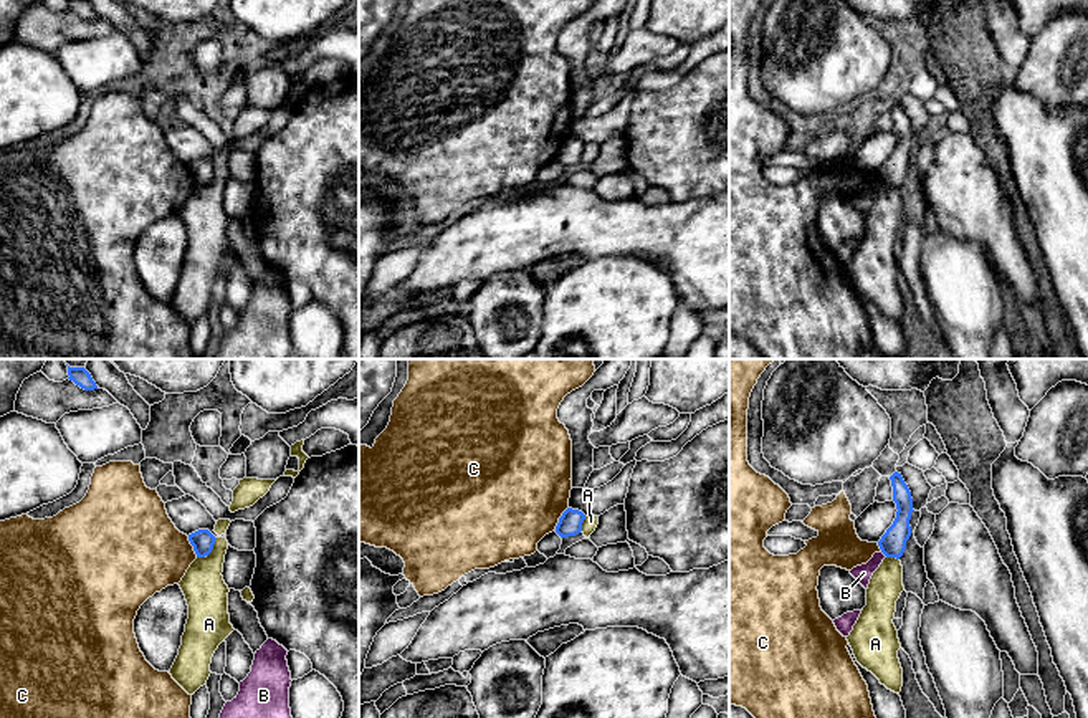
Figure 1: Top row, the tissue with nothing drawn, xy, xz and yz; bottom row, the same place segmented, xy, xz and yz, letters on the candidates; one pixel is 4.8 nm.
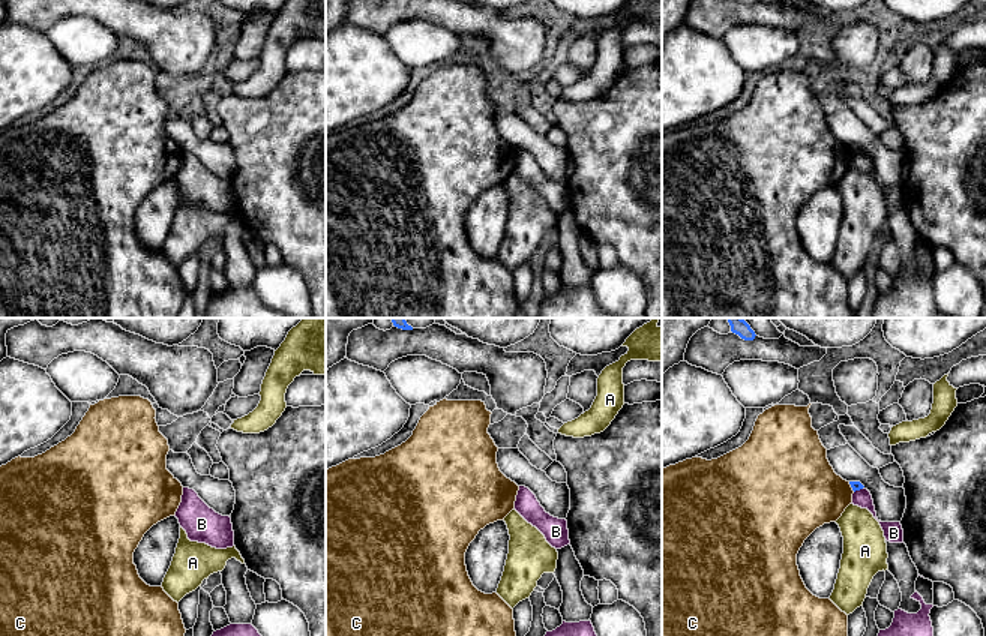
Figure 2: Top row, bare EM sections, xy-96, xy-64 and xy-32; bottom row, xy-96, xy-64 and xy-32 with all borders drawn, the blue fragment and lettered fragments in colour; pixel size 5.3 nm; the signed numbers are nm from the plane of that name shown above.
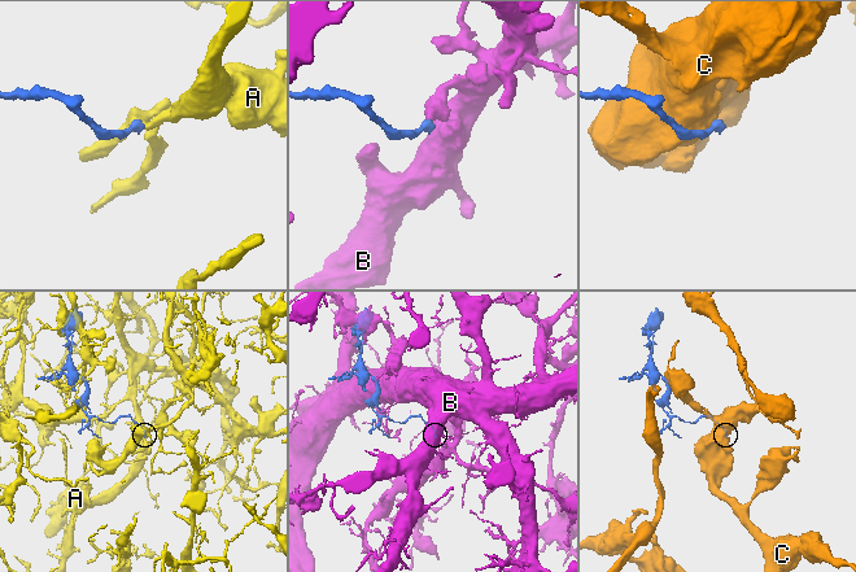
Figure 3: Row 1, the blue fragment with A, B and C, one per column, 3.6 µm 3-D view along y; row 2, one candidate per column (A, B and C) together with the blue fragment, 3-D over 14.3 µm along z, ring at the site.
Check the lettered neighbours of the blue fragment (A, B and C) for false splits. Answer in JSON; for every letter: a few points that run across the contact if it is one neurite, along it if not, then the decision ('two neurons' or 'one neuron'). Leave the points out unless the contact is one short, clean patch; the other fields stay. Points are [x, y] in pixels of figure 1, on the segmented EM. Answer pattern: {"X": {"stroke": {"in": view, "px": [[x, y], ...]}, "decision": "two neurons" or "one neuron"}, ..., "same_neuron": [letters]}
{"A": {"stroke": {"in": "xy", "px": [[217, 538], [207, 556]]}, "decision": "two neurons"}, "B": {"stroke": {"in": "yz", "px": [[882, 551], [887, 556]]}, "decision": "two neurons"}, "C": {"stroke": {"in": "xz", "px": [[567, 507], [554, 530]]}, "decision": "two neurons"}, "same_neuron": []}

